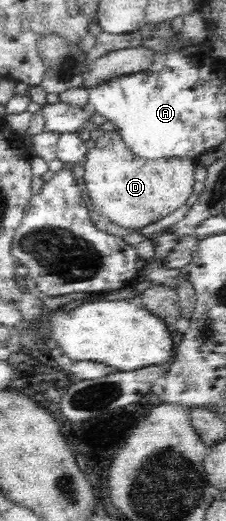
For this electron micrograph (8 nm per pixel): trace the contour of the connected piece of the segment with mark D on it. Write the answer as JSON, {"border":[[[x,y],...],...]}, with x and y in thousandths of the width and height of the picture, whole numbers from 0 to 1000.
{"border":[[[509,251],[420,257],[425,276],[403,284],[372,317],[363,349],[412,386],[412,397],[447,418],[496,426],[580,447],[730,420],[739,413],[801,401],[872,357],[858,344],[863,311],[841,305],[748,309],[633,309],[606,305],[558,282],[535,261]]]}

